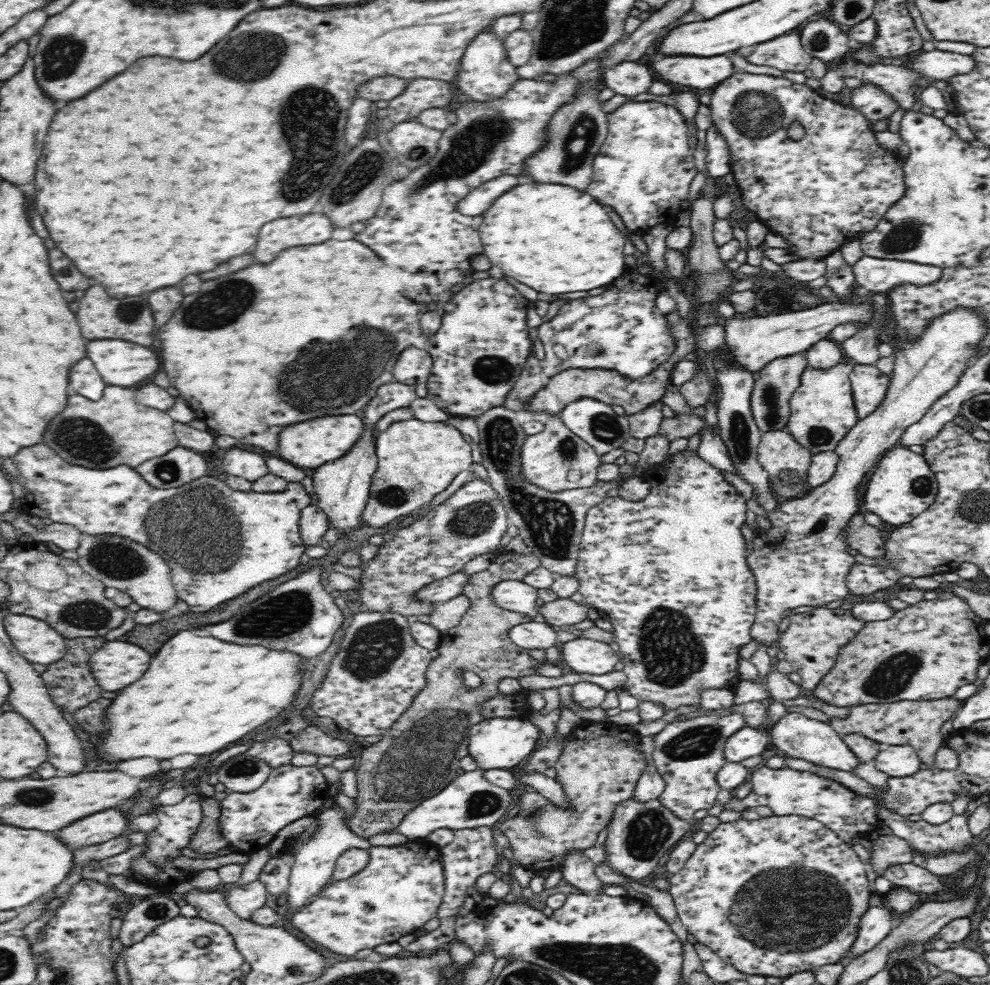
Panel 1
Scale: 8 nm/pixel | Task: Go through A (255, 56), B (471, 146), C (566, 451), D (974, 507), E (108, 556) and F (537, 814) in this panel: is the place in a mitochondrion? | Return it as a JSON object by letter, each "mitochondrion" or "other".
{"A":"mitochondrion","B":"mitochondrion","C":"mitochondrion","D":"mitochondrion","E":"mitochondrion","F":"mitochondrion"}

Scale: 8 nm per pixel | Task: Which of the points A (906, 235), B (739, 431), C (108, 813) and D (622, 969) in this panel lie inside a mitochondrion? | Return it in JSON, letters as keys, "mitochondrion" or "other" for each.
{"A":"mitochondrion","B":"mitochondrion","C":"other","D":"mitochondrion"}

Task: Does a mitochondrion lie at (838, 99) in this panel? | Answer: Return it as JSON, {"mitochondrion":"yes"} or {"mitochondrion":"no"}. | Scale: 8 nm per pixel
{"mitochondrion":"no"}

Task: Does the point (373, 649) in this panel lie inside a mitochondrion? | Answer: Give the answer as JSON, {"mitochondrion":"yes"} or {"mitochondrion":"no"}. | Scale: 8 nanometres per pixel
{"mitochondrion":"yes"}

